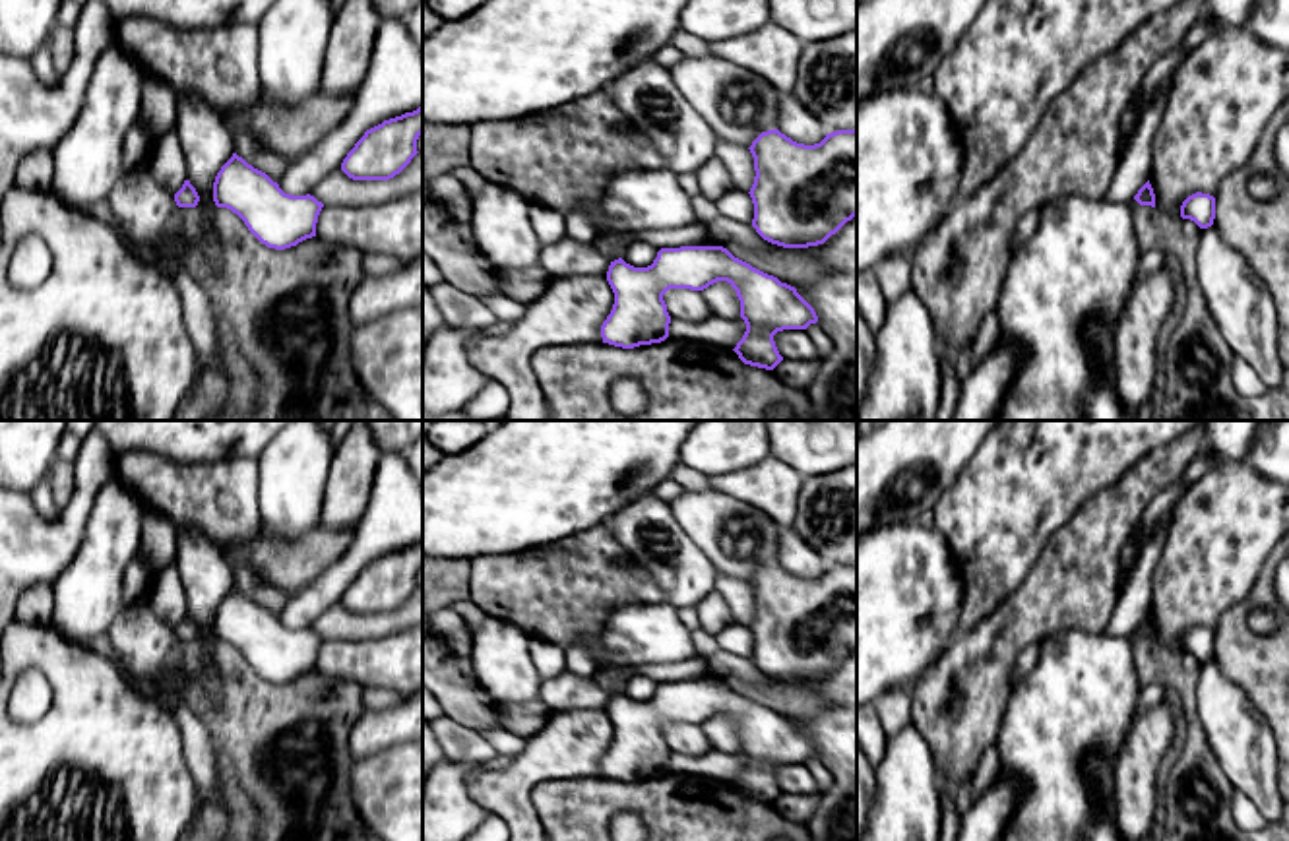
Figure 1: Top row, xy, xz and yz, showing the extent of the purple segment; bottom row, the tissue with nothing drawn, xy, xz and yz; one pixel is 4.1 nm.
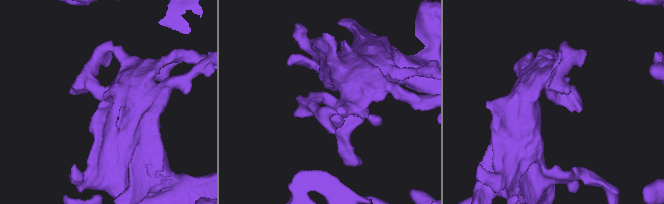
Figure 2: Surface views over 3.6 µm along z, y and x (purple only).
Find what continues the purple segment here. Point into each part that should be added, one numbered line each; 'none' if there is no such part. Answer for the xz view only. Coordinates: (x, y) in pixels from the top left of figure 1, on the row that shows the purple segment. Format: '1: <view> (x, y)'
none

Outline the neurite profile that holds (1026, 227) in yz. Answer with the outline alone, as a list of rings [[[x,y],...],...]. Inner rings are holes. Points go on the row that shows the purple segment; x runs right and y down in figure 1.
[[[1039,209],[1025,213],[1014,231],[1012,236],[1012,254],[1020,250],[1035,234],[1039,227]]]

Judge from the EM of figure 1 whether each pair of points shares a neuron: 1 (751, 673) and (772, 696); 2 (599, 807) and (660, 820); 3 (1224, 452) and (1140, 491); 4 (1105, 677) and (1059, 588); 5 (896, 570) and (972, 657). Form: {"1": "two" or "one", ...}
{"1": "two", "2": "one", "3": "two", "4": "two", "5": "two"}

